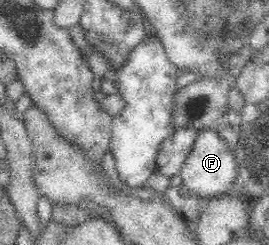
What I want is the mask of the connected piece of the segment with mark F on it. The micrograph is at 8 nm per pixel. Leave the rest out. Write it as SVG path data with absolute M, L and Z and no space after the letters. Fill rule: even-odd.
M202 129L198 133L180 175L182 183L188 188L189 192L197 194L201 198L206 199L232 193L233 182L237 176L236 160L218 131Z

